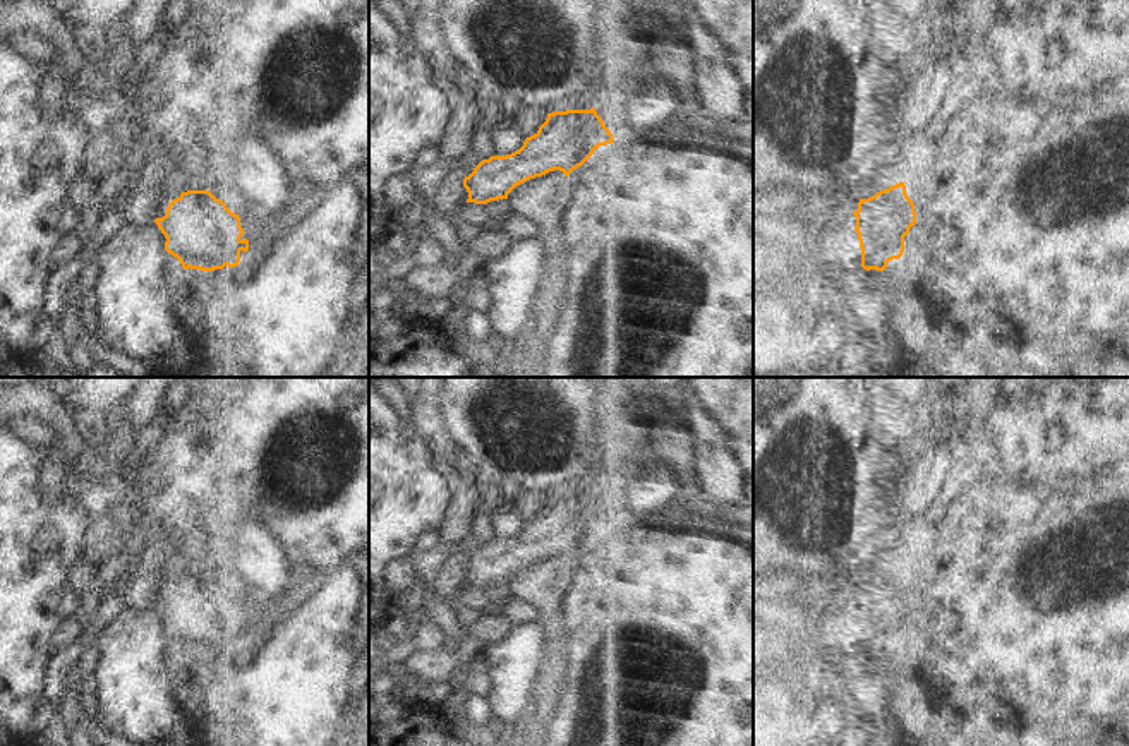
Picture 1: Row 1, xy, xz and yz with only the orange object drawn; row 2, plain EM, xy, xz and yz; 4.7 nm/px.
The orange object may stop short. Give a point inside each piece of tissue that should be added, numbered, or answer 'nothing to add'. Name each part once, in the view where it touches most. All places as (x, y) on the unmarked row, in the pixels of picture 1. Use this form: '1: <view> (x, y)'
1: yz (827, 633).

